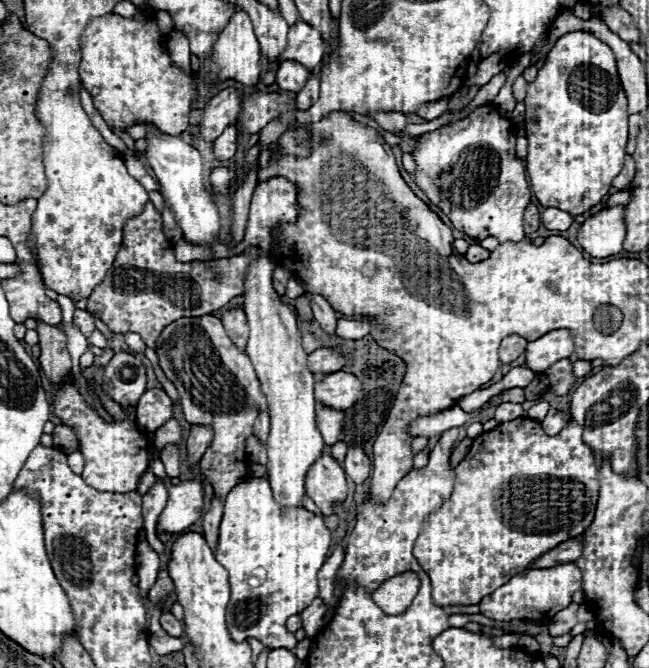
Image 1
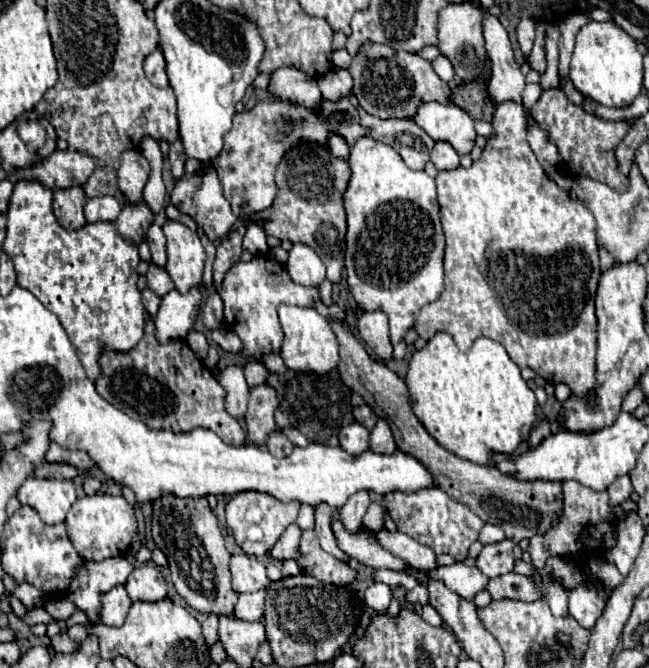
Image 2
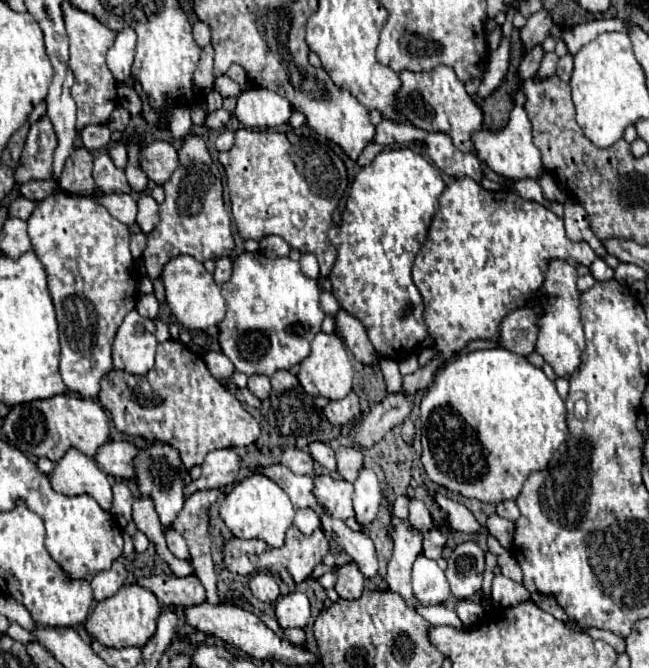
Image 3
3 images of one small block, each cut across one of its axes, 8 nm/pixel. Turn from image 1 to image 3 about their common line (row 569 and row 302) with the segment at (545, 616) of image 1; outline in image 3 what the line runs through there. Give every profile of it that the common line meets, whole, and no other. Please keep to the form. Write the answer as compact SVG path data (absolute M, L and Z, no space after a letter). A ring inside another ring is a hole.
M552 260L548 264L548 276L544 288L540 290L540 302L546 308L546 314L540 318L540 334L536 342L536 352L554 368L560 378L570 378L572 372L580 366L580 356L584 352L584 330L580 322L578 298L580 292L576 290L576 268L564 260Z

